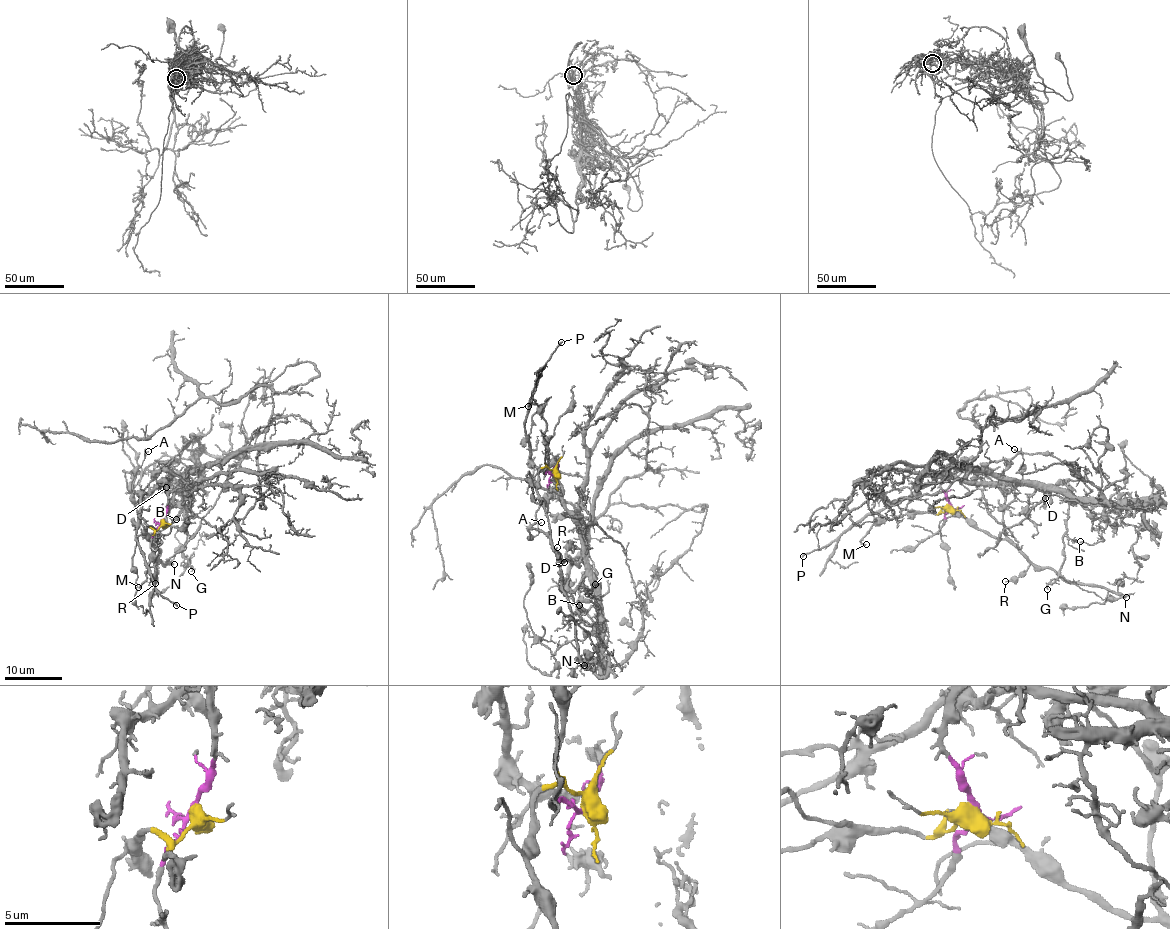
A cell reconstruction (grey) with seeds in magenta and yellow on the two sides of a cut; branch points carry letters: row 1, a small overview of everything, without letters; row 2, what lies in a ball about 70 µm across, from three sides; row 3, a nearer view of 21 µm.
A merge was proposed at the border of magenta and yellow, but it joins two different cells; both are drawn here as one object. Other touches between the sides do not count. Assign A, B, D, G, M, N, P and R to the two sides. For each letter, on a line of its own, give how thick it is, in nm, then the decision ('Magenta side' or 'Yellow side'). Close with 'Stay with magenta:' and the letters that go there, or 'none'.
A: Thickness 100 nm. Yellow side
B: Thickness 160 nm. Magenta side
D: Thickness 120 nm. Magenta side
G: Thickness 100 nm. Magenta side
M: Thickness 200 nm. Yellow side
N: Thickness 320 nm. Yellow side
P: Thickness 240 nm. Magenta side
R: Thickness 140 nm. Yellow side
Stay with magenta: B, D, G, P

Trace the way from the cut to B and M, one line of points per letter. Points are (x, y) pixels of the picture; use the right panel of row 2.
B: (951, 505), (940, 487), (949, 469), (1003, 474), (1010, 483), (1096, 500), (1104, 507), (1103, 540), (1079, 541)
M: (951, 505), (936, 514), (909, 512), (879, 521), (861, 541), (866, 544)

